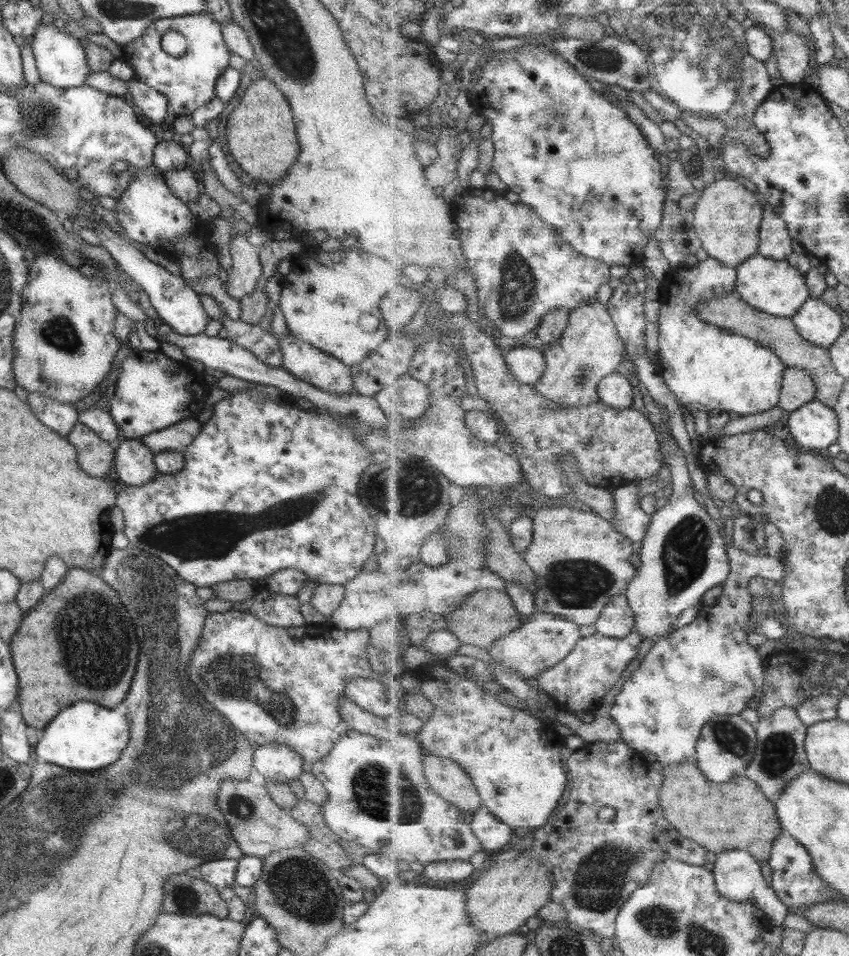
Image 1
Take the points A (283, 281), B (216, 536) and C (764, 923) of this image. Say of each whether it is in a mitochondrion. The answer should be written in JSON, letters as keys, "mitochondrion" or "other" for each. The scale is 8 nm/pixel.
{"A":"other","B":"mitochondrion","C":"other"}

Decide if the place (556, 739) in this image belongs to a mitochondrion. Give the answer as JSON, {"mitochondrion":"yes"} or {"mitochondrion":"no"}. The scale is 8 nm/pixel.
{"mitochondrion":"no"}

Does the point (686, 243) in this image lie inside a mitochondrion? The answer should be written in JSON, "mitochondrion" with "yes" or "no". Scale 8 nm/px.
{"mitochondrion":"no"}

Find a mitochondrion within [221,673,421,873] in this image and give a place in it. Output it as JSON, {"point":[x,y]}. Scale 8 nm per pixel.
{"point":[369,787]}

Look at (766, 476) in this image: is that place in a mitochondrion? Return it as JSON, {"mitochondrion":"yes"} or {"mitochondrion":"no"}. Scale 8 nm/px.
{"mitochondrion":"no"}

